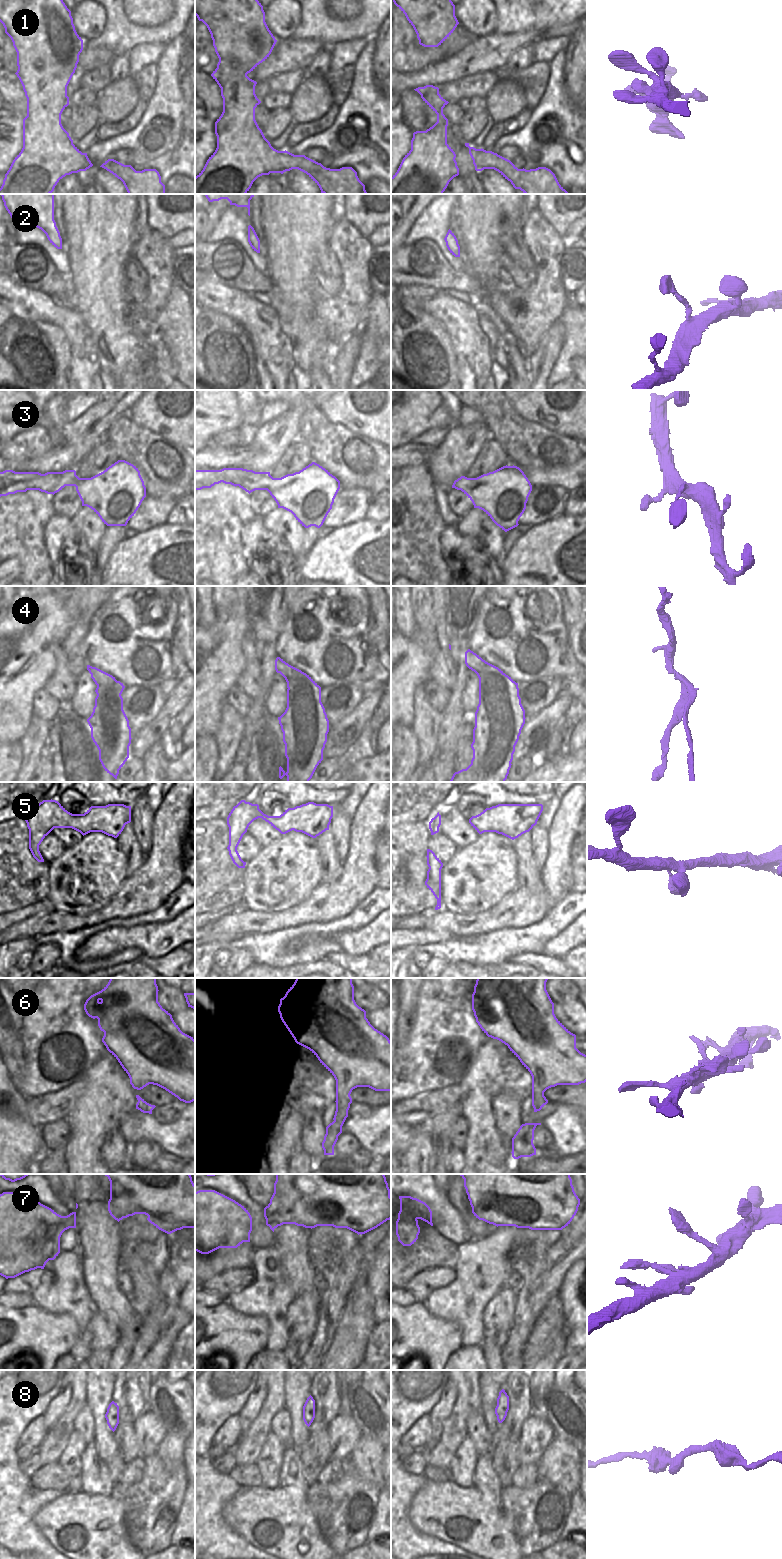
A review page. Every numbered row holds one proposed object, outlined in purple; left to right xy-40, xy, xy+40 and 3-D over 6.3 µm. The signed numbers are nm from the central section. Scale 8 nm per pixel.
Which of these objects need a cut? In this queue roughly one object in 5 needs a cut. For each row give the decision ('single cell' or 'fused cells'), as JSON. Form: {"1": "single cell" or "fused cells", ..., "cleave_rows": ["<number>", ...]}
{"1": "single cell", "2": "single cell", "3": "single cell", "4": "fused cells", "5": "single cell", "6": "single cell", "7": "single cell", "8": "single cell", "cleave_rows": ["4"]}

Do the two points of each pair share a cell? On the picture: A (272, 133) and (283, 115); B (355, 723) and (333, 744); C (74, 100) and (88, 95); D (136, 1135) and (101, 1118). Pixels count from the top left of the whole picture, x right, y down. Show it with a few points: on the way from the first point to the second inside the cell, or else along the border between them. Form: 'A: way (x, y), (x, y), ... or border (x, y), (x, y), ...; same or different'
A: way (274, 129), (280, 119); same
B: way (350, 728), (338, 739); same
C: way (77, 99), (85, 97); same
D: border (132, 1111), (120, 1122), (118, 1127); different

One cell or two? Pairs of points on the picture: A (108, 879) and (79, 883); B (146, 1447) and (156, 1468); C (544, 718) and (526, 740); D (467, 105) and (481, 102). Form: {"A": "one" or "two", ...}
{"A": "one", "B": "two", "C": "one", "D": "one"}

